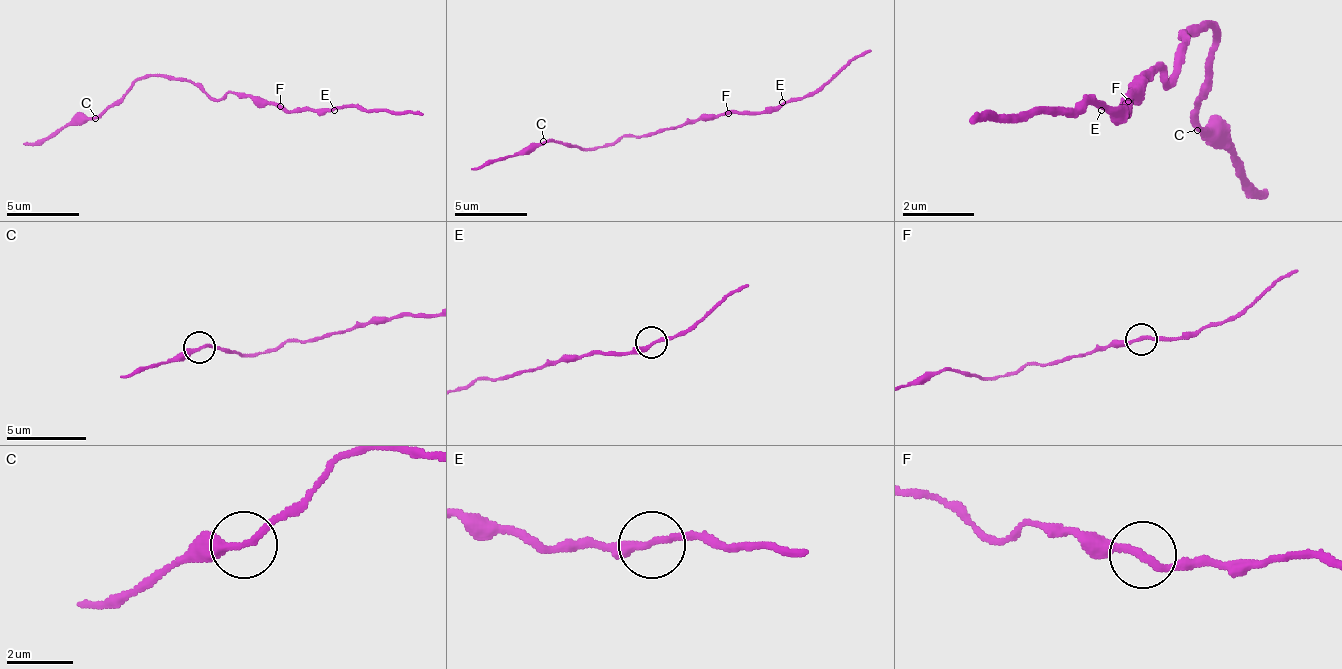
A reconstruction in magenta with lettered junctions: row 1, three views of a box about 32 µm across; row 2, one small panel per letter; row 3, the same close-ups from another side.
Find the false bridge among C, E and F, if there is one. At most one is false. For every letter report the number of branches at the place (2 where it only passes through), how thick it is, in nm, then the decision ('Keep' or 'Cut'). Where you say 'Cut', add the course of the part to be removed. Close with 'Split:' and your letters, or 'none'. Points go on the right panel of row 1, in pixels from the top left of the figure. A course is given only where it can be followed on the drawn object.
C: Branches: 2. Thickness 240 nm. Cut. Course of the part to remove: (1200, 128), (1209, 128), (1263, 191)
E: Branches: 2. Thickness 240 nm. Keep
F: Branches: 2. Thickness 240 nm. Keep
Split: C

